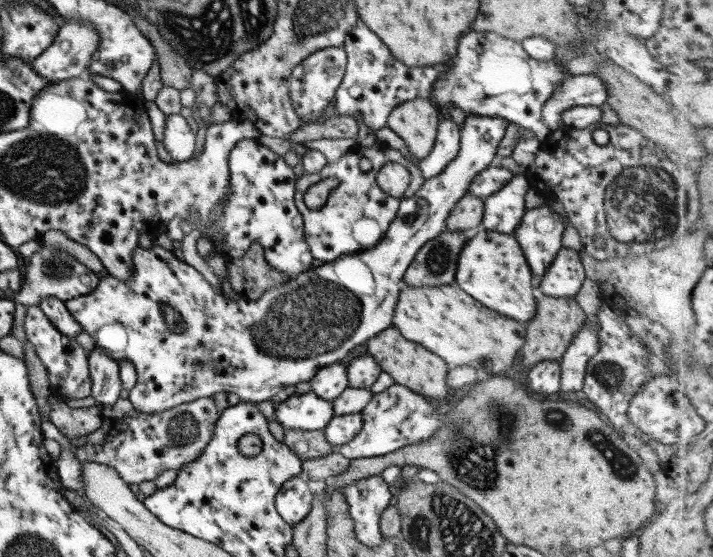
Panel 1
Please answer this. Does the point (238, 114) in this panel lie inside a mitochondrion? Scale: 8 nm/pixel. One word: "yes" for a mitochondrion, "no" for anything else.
no

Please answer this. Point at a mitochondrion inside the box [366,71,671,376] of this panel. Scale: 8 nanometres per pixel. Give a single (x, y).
(437, 259)

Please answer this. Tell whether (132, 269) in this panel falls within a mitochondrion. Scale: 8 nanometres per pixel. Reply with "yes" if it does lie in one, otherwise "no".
no

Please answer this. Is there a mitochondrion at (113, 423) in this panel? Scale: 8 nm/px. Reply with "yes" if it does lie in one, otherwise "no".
no

